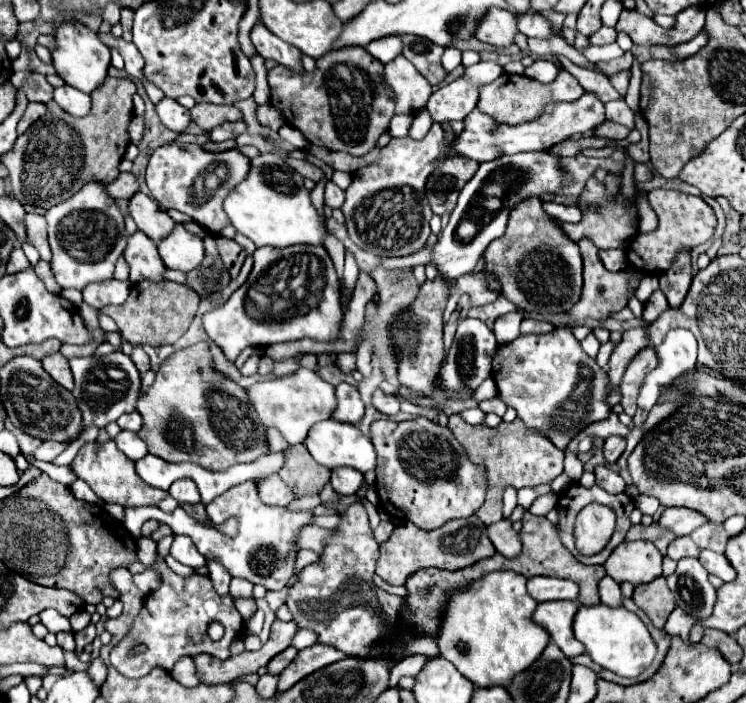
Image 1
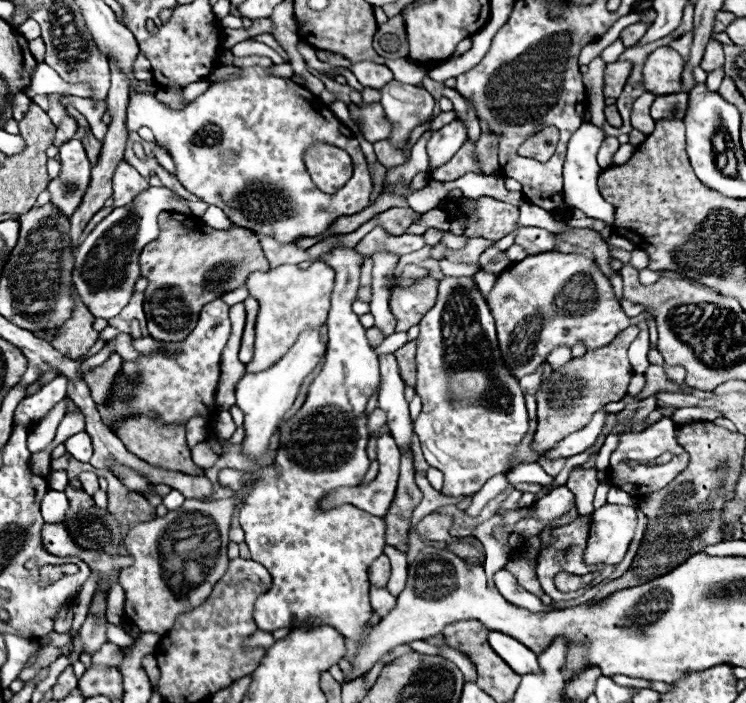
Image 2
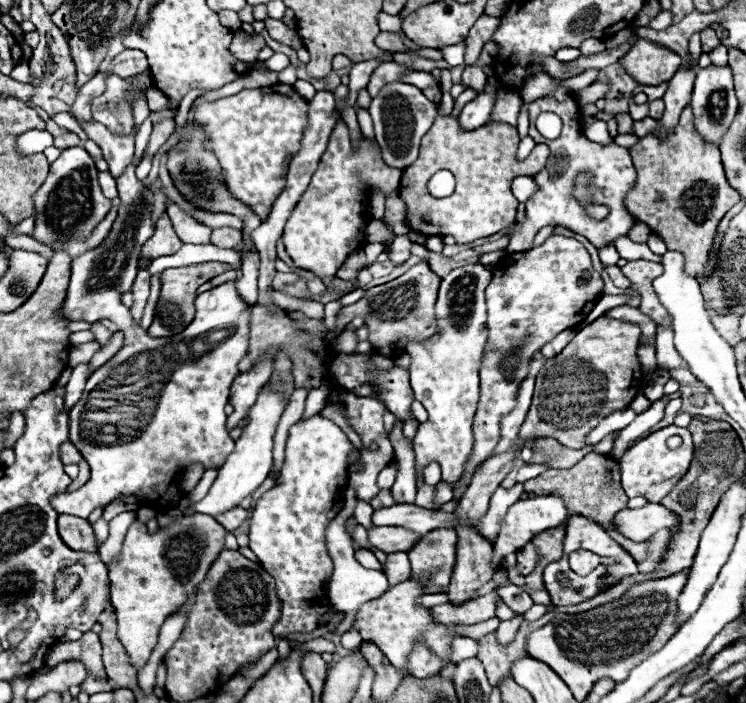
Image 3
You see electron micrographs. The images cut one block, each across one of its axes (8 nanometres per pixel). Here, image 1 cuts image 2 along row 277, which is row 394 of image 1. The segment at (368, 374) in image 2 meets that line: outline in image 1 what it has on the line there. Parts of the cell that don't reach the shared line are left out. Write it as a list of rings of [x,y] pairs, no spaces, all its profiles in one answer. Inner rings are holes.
[[[338,384],[336,386],[336,410],[332,412],[332,420],[356,424],[364,418],[364,404],[360,400],[360,392],[356,386]]]

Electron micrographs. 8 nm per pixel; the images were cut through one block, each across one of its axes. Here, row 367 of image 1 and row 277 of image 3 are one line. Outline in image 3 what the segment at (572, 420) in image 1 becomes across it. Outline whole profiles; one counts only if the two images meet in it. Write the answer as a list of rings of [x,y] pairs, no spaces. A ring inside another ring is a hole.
[[[552,234],[544,244],[536,246],[532,250],[506,254],[498,264],[494,264],[492,282],[486,288],[488,342],[486,342],[486,350],[482,356],[480,402],[478,402],[474,428],[472,428],[474,430],[474,450],[464,466],[460,480],[456,482],[456,490],[454,490],[454,498],[452,498],[454,502],[458,502],[462,498],[462,494],[466,492],[476,466],[480,466],[484,460],[488,460],[492,456],[492,452],[500,440],[500,424],[498,424],[500,416],[508,414],[514,408],[518,384],[526,378],[528,364],[530,364],[532,356],[544,344],[548,344],[558,332],[580,324],[588,316],[588,312],[594,308],[596,300],[602,294],[602,288],[604,288],[604,282],[600,280],[600,274],[596,270],[592,270],[592,260],[590,260],[590,254],[586,252],[586,248],[578,240],[560,236],[560,234]]]

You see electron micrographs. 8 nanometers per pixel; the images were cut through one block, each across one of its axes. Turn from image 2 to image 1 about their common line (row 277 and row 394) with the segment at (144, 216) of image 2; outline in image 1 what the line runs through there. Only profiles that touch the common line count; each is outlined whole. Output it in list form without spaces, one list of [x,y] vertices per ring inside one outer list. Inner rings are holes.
[[[116,350],[102,358],[72,358],[70,368],[76,384],[72,394],[82,412],[82,428],[104,428],[106,424],[118,420],[122,414],[136,410],[136,402],[140,396],[140,372],[136,370],[130,356],[126,356],[124,352]]]

